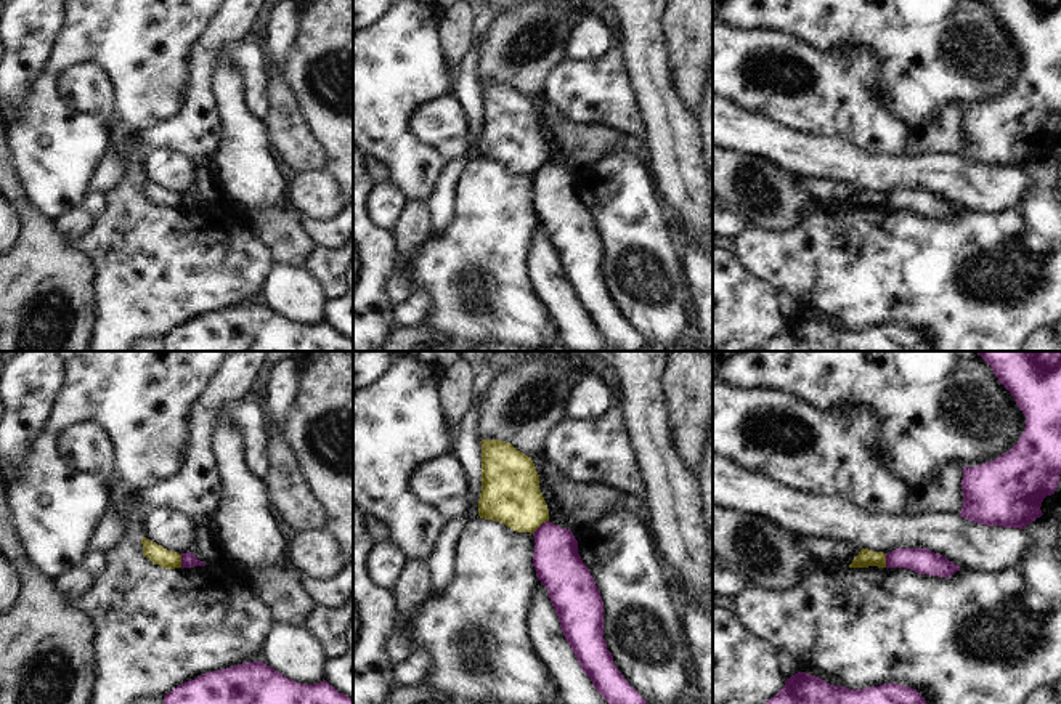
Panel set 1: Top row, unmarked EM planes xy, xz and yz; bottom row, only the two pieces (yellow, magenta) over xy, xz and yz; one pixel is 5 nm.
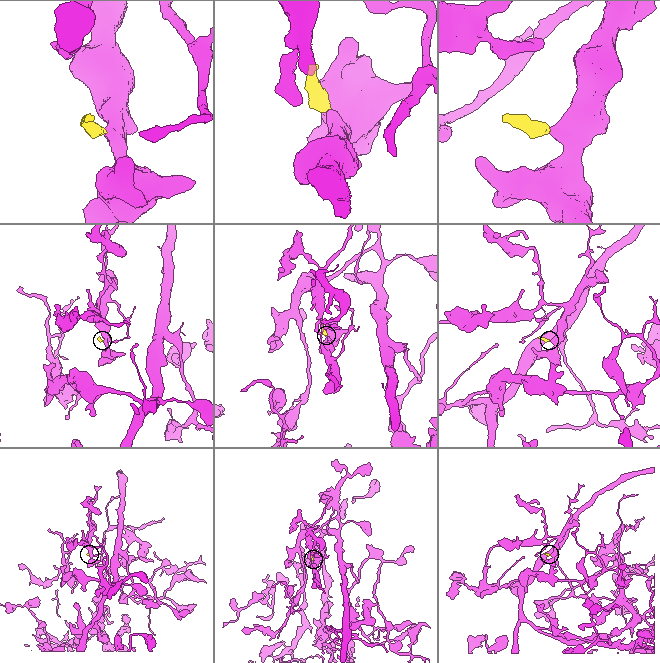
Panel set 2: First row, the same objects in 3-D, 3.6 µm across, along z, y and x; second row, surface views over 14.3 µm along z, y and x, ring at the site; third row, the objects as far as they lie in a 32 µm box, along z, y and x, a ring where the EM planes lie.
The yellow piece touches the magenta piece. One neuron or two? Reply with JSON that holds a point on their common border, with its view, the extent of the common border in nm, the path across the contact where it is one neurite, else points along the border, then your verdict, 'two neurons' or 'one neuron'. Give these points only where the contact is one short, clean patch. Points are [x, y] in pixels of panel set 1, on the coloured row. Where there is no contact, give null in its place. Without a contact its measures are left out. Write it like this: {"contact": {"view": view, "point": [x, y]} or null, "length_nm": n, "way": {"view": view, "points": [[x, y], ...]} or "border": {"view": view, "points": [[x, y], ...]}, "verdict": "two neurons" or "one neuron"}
{"contact": {"view": "xz", "point": [540, 525]}, "length_nm": 110, "border": {"view": "xz", "points": [[548, 520], [532, 533]]}, "verdict": "two neurons"}

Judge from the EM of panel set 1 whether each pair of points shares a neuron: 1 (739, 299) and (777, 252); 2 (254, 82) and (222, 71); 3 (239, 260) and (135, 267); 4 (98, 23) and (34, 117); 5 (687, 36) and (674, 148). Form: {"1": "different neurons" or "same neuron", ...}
{"1": "different neurons", "2": "different neurons", "3": "same neuron", "4": "same neuron", "5": "different neurons"}

